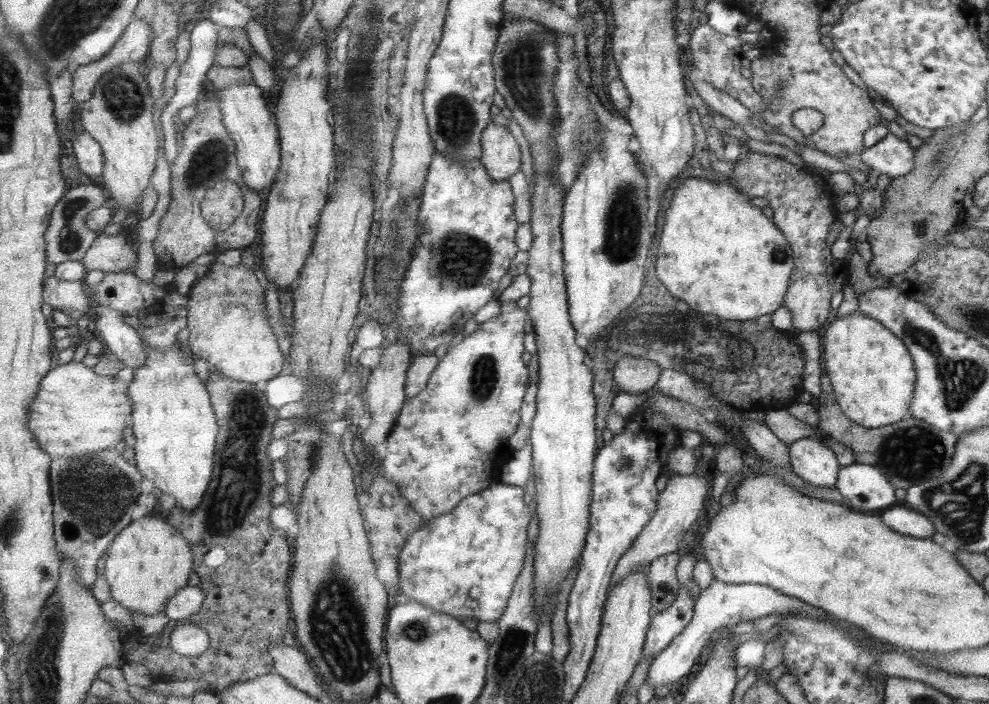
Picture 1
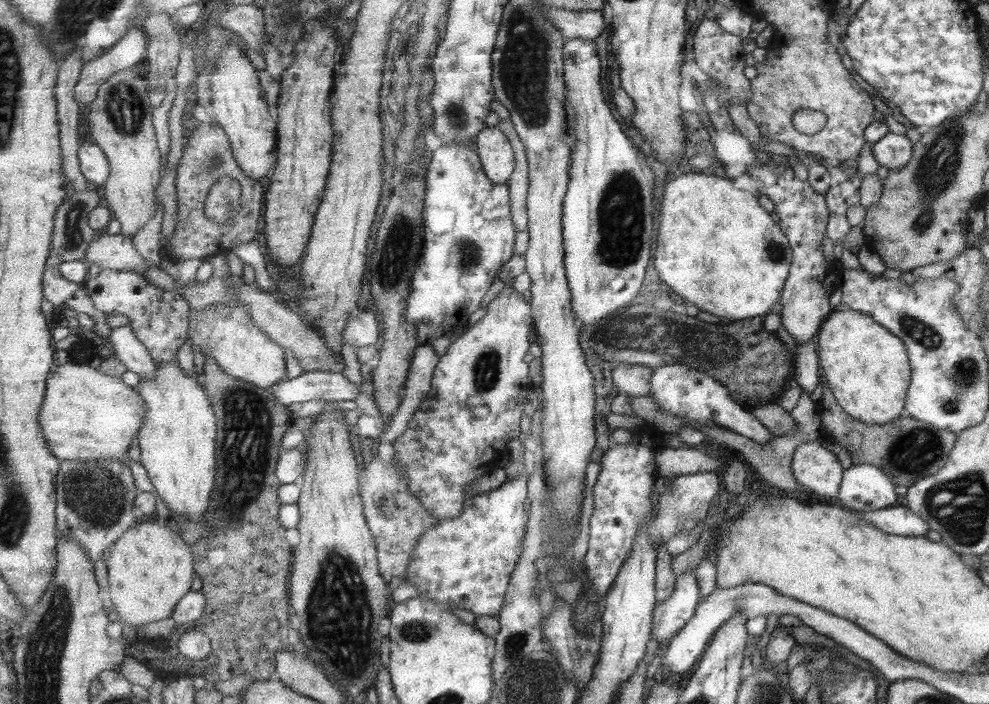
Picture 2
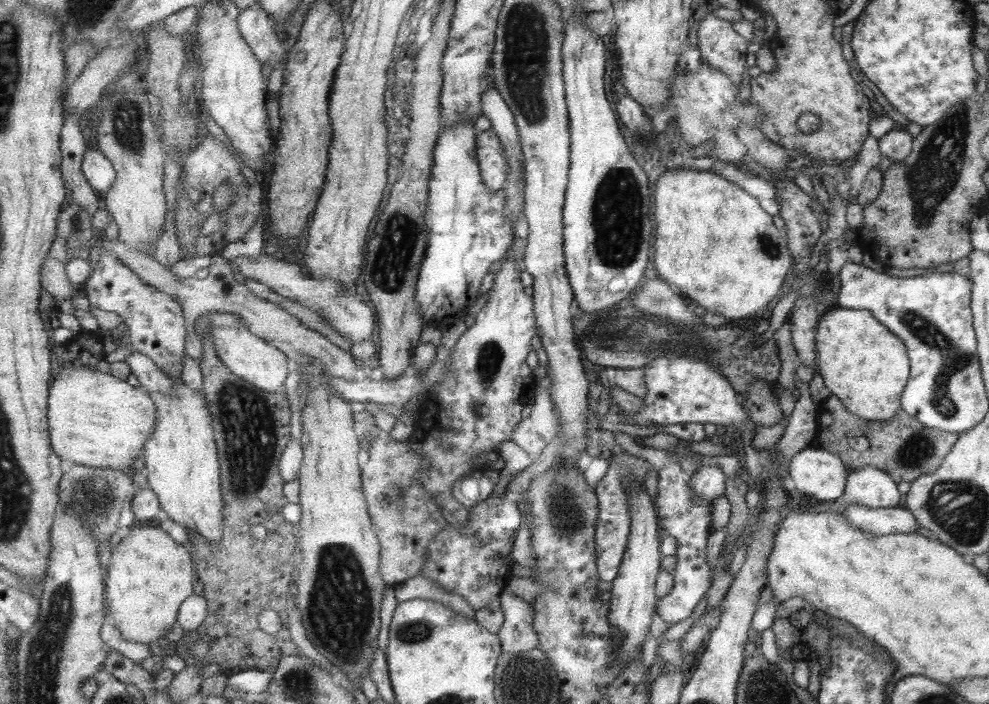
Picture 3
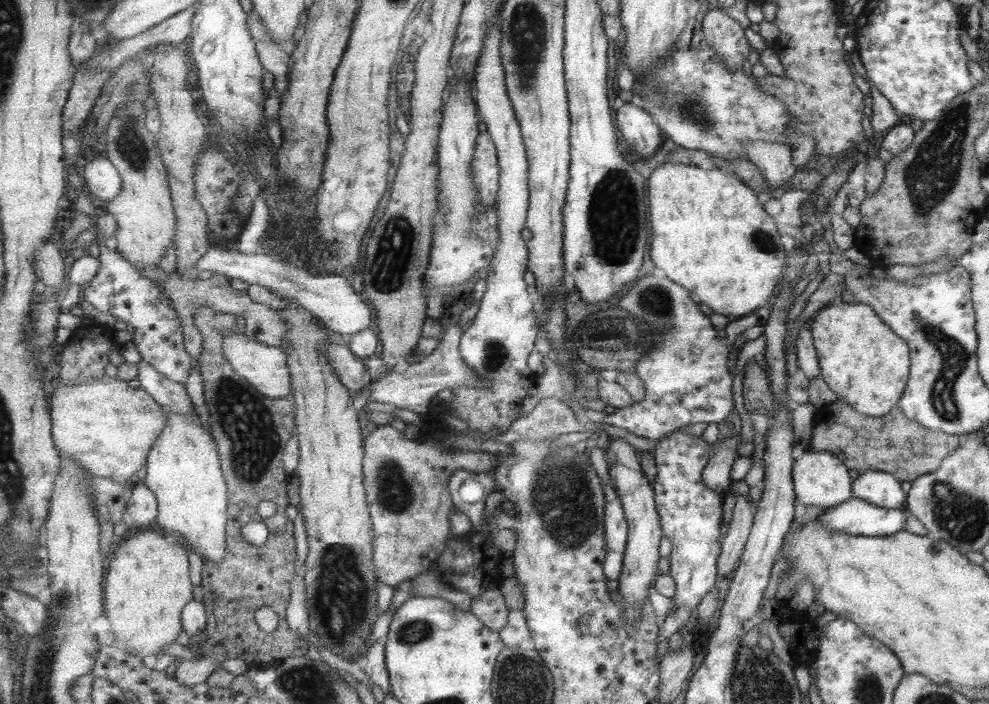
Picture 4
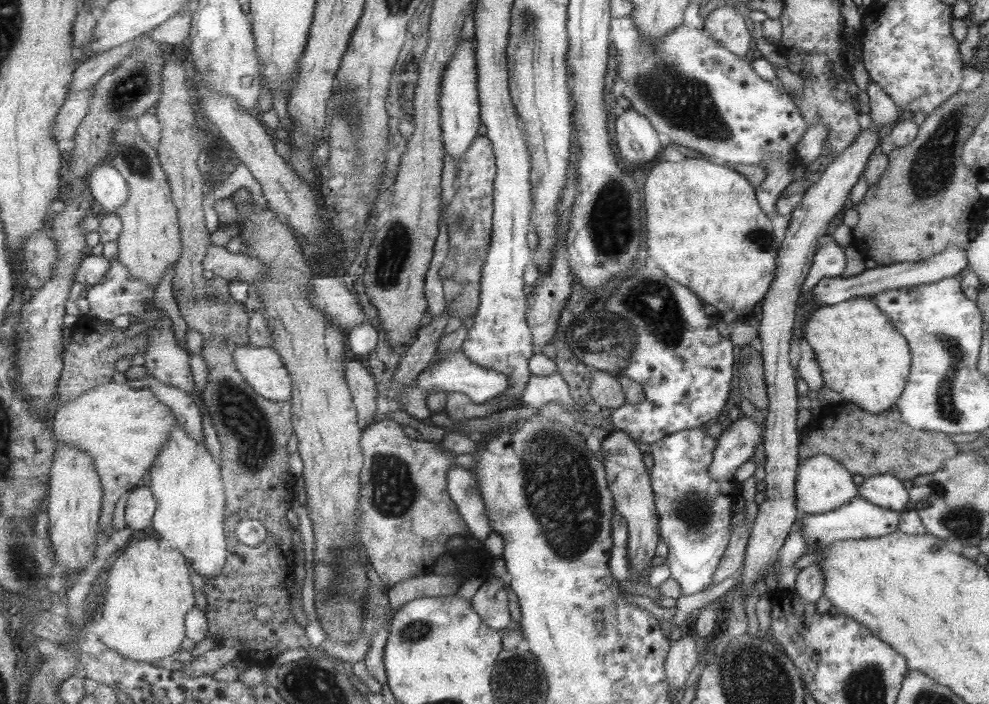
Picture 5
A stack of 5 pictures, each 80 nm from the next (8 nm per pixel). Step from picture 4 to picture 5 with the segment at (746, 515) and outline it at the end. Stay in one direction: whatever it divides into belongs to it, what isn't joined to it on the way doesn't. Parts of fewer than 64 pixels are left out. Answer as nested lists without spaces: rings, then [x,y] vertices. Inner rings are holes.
[[[745,519],[742,520],[742,524],[737,528],[733,528],[730,534],[730,540],[728,542],[727,548],[724,550],[723,556],[720,558],[720,564],[717,565],[716,573],[713,574],[712,584],[717,585],[723,579],[729,577],[731,574],[735,573],[735,570],[739,570],[742,565],[745,556],[746,542],[748,541],[748,536],[750,533],[750,528],[744,525]]]

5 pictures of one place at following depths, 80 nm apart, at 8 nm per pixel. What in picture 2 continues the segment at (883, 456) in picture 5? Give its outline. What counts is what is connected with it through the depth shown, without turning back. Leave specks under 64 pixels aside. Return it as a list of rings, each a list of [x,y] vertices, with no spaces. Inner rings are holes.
[[[823,380],[822,395],[817,401],[818,413],[822,416],[822,425],[825,434],[830,434],[835,442],[845,446],[852,457],[853,465],[861,462],[881,466],[893,483],[897,486],[909,488],[914,482],[932,474],[940,472],[949,453],[956,442],[956,434],[938,429],[926,422],[918,421],[908,415],[902,415],[885,424],[865,424],[851,418],[836,402],[832,390]],[[889,438],[889,440],[887,440]]]

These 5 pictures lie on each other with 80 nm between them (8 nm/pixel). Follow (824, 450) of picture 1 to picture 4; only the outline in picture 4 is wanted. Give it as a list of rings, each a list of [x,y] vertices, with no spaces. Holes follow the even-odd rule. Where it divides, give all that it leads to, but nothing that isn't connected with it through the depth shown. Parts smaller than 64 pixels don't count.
[[[804,451],[792,462],[792,477],[797,502],[806,507],[813,505],[827,510],[847,501],[852,496],[853,473],[851,469],[841,458],[826,451]]]

